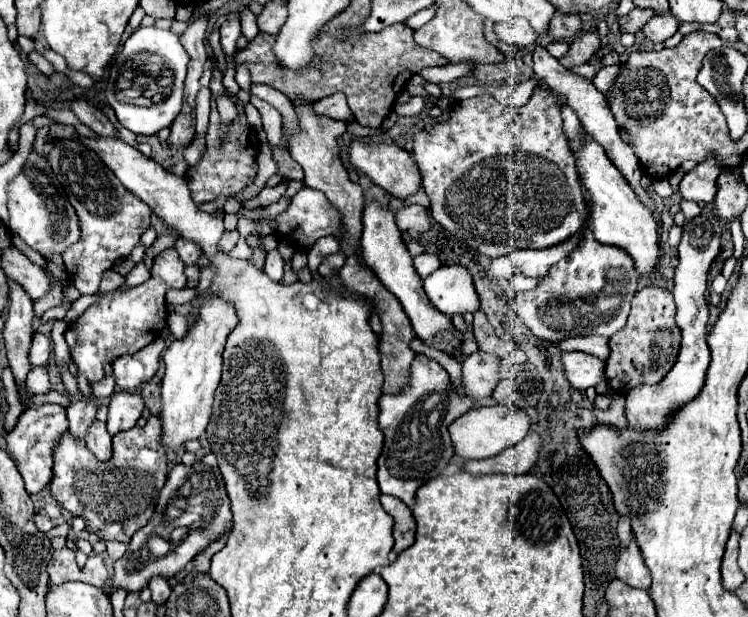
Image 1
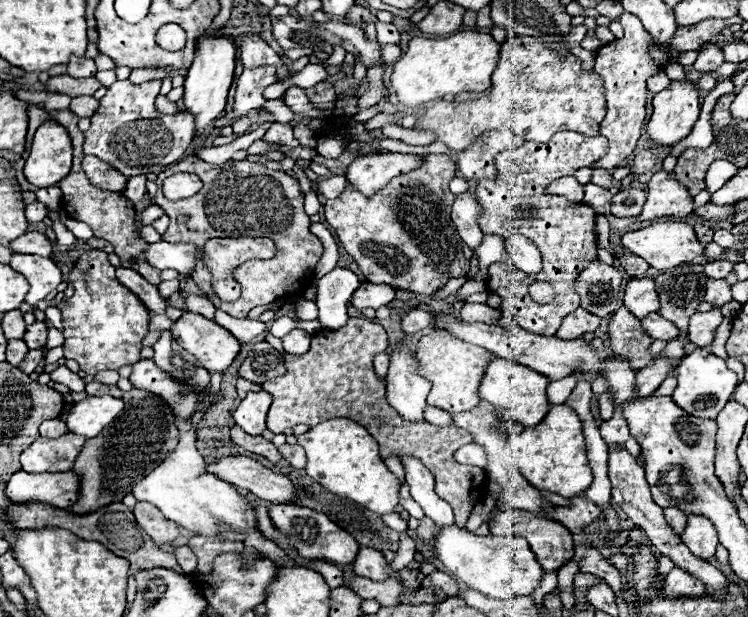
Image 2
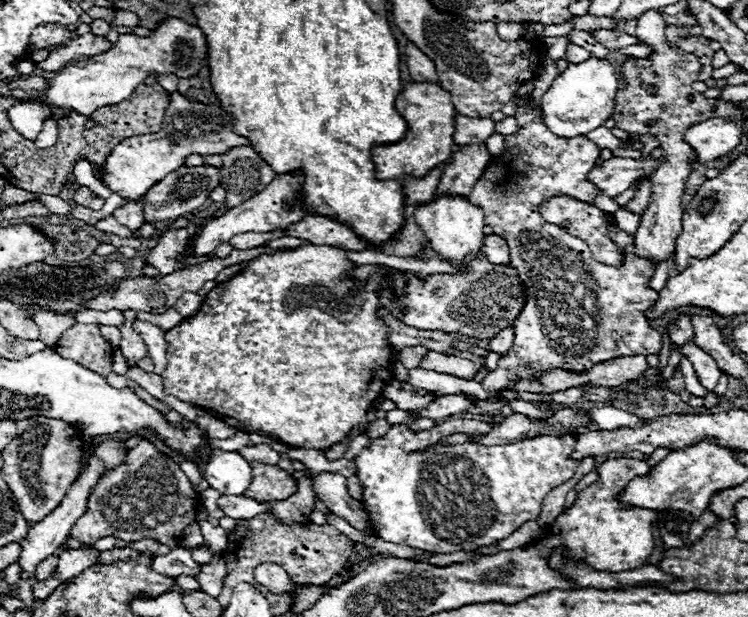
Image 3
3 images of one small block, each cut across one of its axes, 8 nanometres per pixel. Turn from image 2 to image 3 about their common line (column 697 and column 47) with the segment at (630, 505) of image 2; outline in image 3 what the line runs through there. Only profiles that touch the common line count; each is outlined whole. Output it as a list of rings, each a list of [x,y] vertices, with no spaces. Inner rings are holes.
[[[48,556],[48,558],[44,558],[44,560],[40,562],[40,566],[36,568],[36,578],[38,578],[38,580],[44,580],[44,578],[52,576],[54,570],[56,570],[56,564],[58,564],[58,556]]]

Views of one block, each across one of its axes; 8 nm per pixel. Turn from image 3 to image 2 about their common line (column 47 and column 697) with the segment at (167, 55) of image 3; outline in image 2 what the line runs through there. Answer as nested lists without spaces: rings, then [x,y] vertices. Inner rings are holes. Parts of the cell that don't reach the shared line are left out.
[[[690,80],[672,82],[652,100],[654,112],[648,122],[648,134],[654,144],[674,146],[684,140],[700,116],[698,88]]]

